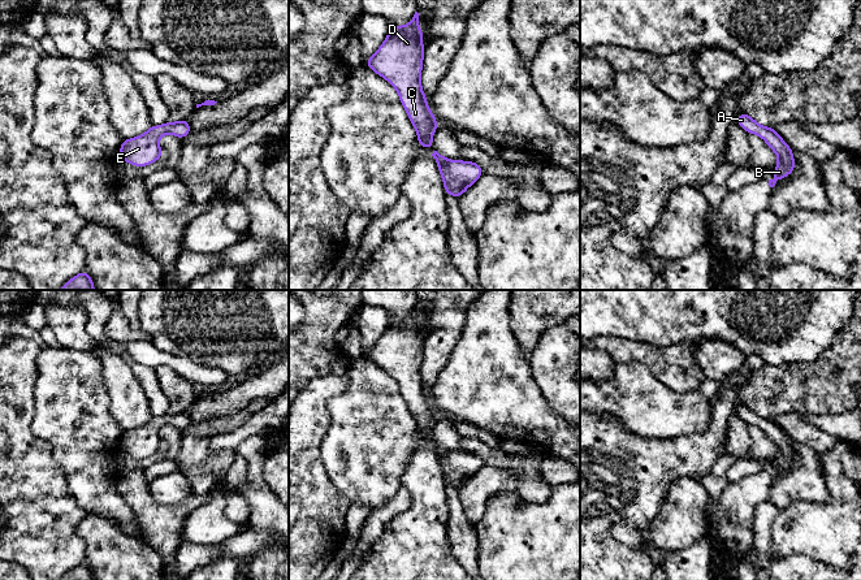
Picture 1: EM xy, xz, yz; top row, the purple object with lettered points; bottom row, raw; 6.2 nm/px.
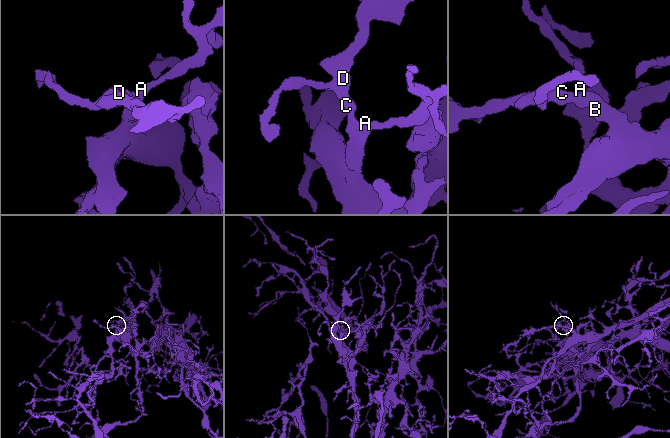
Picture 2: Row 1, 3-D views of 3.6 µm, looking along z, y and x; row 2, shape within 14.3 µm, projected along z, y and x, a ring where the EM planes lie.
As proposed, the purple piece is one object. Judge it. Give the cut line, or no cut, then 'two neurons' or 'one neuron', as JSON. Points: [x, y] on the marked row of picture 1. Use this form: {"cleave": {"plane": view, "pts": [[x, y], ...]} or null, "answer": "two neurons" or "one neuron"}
{"cleave": null, "answer": "one neuron"}

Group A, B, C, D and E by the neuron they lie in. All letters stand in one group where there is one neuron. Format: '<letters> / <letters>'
A B C D E

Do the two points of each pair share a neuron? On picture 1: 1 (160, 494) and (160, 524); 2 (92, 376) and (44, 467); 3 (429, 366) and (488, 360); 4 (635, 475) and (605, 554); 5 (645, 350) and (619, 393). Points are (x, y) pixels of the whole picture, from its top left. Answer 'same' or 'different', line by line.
1: different
2: different
3: different
4: same
5: different

